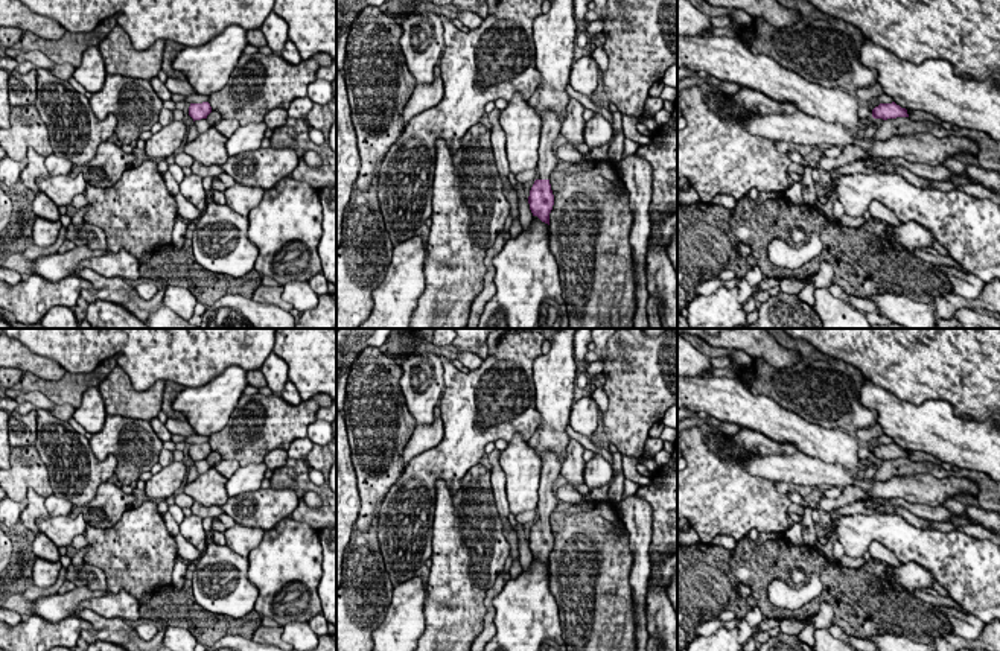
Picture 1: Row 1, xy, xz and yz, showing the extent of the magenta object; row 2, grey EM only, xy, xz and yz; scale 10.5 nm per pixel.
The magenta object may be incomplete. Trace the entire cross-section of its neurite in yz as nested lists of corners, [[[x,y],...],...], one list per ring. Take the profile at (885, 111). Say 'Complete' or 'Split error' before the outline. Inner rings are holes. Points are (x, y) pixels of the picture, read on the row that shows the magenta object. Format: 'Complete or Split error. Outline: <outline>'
Complete. Outline: [[[895,102],[892,103],[880,103],[872,110],[872,117],[874,119],[896,119],[896,117],[909,117],[907,110],[901,108]]]

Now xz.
Split error. Outline: [[[543,111],[542,116],[539,160],[536,167],[537,179],[530,190],[528,204],[533,216],[537,216],[542,222],[549,225],[549,213],[554,205],[549,176],[560,161],[553,146],[560,134],[562,123],[554,111]]]

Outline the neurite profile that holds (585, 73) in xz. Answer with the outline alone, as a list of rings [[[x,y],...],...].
[[[592,55],[583,56],[574,61],[571,67],[569,85],[575,91],[589,97],[592,93],[598,91],[600,73],[600,65],[592,58]]]

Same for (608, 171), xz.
[[[601,158],[597,160],[598,166],[600,166],[600,172],[601,175],[609,179],[609,181],[615,181],[615,187],[613,190],[616,193],[623,193],[623,179],[621,175],[616,172],[616,169],[612,166],[612,163],[609,161],[609,158]]]

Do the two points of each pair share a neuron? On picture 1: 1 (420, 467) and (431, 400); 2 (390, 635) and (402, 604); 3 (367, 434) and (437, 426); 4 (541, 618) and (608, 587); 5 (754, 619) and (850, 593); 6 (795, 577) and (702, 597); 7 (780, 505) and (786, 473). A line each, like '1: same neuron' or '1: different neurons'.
1: different neurons
2: same neuron
3: different neurons
4: different neurons
5: different neurons
6: different neurons
7: different neurons

